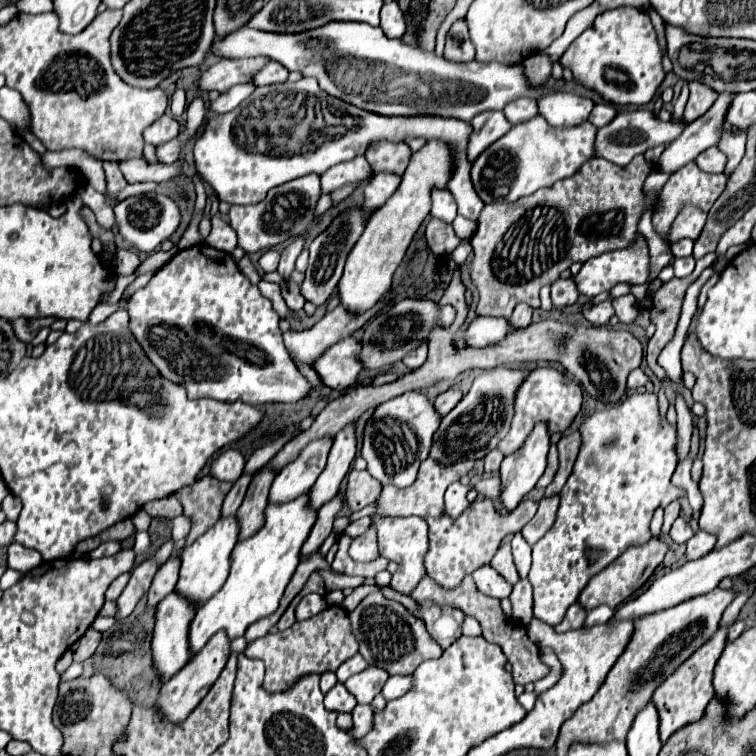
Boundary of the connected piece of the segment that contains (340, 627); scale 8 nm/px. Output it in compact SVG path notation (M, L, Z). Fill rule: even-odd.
M328 606L320 614L304 620L294 622L292 628L276 634L268 634L248 644L244 654L248 658L260 658L266 664L266 680L264 688L268 692L278 692L294 684L294 680L302 674L316 672L322 674L326 670L336 670L348 656L358 652L358 642L350 630L348 614L340 606Z

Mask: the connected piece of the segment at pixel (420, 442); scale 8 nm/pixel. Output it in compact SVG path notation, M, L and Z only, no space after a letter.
M406 392L388 402L382 402L364 426L362 458L368 464L368 472L382 484L406 488L416 480L420 462L428 458L432 436L440 424L432 402L422 392Z

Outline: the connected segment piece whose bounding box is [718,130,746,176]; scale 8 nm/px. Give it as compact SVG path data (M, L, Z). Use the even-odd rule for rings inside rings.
M742 130L738 136L728 134L728 136L722 136L722 138L720 138L718 148L720 148L720 152L724 152L726 158L728 158L726 170L724 170L726 176L730 176L730 172L740 164L742 156L744 156L744 144L746 144L746 132L744 132L744 130Z

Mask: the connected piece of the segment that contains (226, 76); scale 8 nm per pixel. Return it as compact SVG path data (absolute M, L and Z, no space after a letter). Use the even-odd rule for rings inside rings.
M240 58L240 60L218 60L200 76L202 90L218 90L228 92L232 86L240 82L250 82L260 68L268 64L268 58Z

